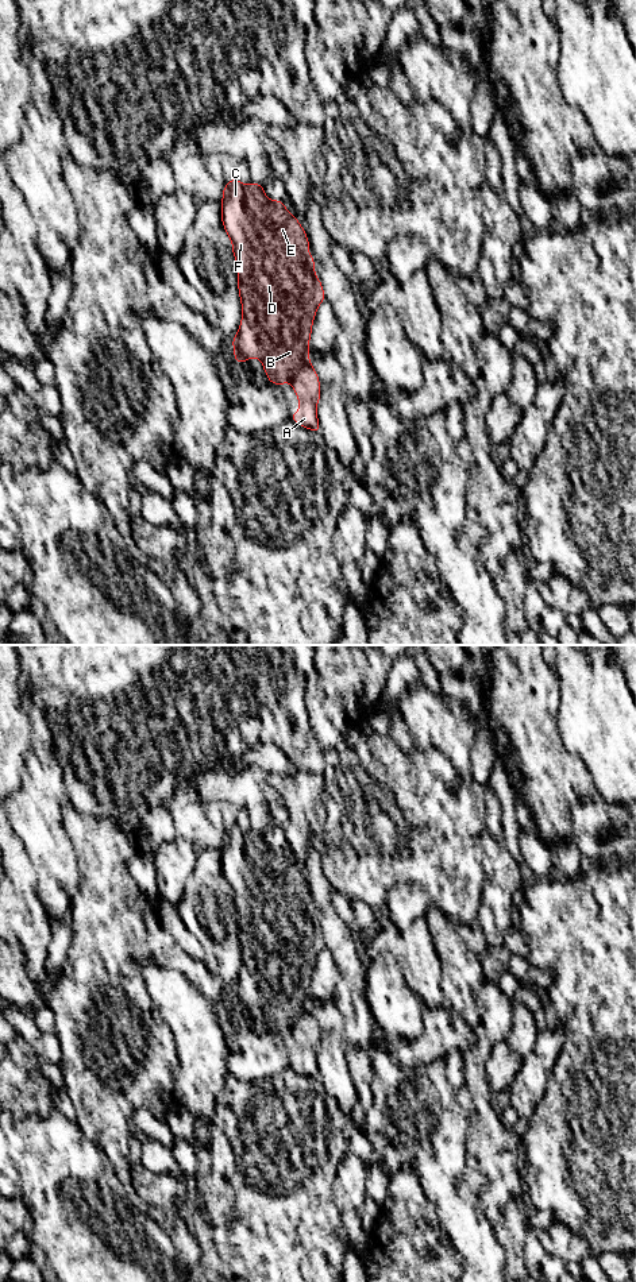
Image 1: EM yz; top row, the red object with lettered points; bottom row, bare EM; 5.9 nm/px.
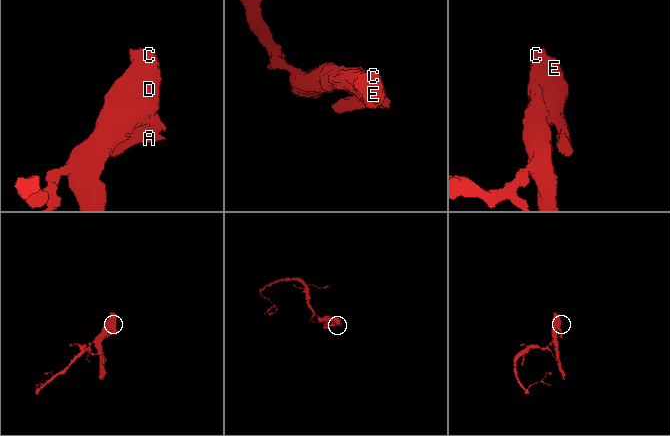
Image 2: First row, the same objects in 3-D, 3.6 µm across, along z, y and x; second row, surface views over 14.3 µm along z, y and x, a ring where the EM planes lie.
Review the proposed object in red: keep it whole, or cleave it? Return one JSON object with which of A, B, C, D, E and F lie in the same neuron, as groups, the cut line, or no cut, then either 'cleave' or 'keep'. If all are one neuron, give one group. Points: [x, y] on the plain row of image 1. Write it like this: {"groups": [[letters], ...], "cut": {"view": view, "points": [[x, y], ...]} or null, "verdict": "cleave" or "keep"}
{"groups": [["A"], ["B", "C", "D", "E", "F"]], "cut": {"view": "yz", "points": [[308, 1004], [290, 1030]]}, "verdict": "cleave"}

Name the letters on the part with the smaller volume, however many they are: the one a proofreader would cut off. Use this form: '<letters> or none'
A

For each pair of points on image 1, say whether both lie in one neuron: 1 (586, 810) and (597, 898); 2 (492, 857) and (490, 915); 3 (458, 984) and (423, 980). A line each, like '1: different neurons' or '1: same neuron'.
1: different neurons
2: same neuron
3: different neurons

